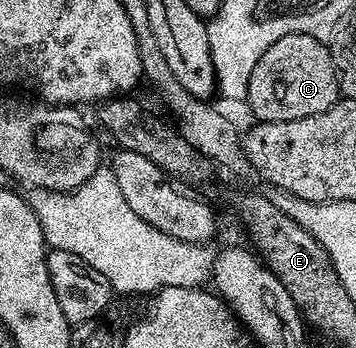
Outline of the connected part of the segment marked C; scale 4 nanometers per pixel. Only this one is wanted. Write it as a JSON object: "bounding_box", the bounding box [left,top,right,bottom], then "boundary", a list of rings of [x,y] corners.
{"bounding_box":[245,34,340,122],"boundary":[[[311,34],[280,36],[252,68],[252,80],[245,101],[258,122],[283,122],[300,120],[304,116],[316,116],[328,112],[340,97],[338,69],[325,41]]]}

